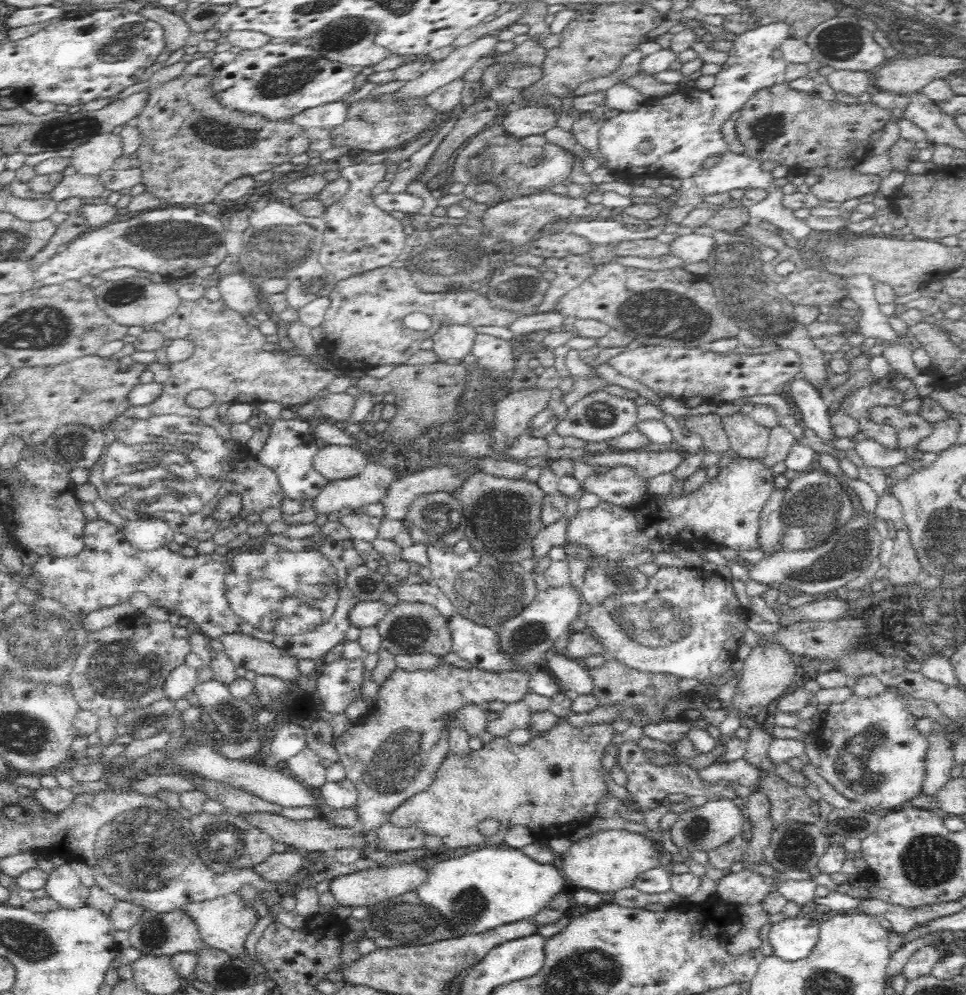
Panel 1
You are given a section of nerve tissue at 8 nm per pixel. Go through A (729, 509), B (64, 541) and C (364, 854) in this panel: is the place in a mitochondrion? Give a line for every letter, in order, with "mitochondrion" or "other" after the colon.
A: other
B: other
C: other

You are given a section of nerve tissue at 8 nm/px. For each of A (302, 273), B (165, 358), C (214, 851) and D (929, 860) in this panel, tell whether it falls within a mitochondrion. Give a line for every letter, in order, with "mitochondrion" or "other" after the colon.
A: mitochondrion
B: other
C: mitochondrion
D: mitochondrion

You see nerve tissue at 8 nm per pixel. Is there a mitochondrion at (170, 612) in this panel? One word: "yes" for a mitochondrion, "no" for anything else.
no

